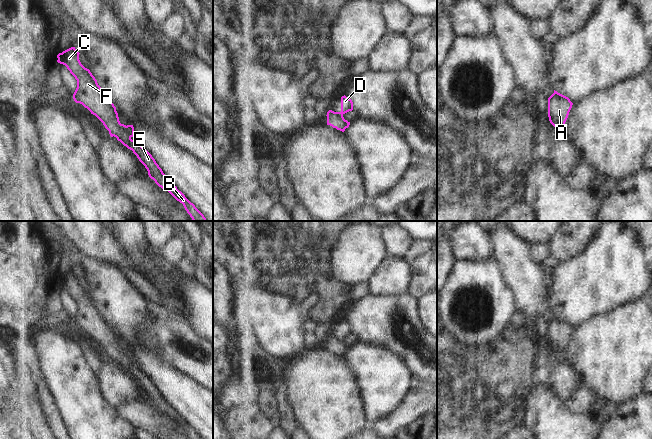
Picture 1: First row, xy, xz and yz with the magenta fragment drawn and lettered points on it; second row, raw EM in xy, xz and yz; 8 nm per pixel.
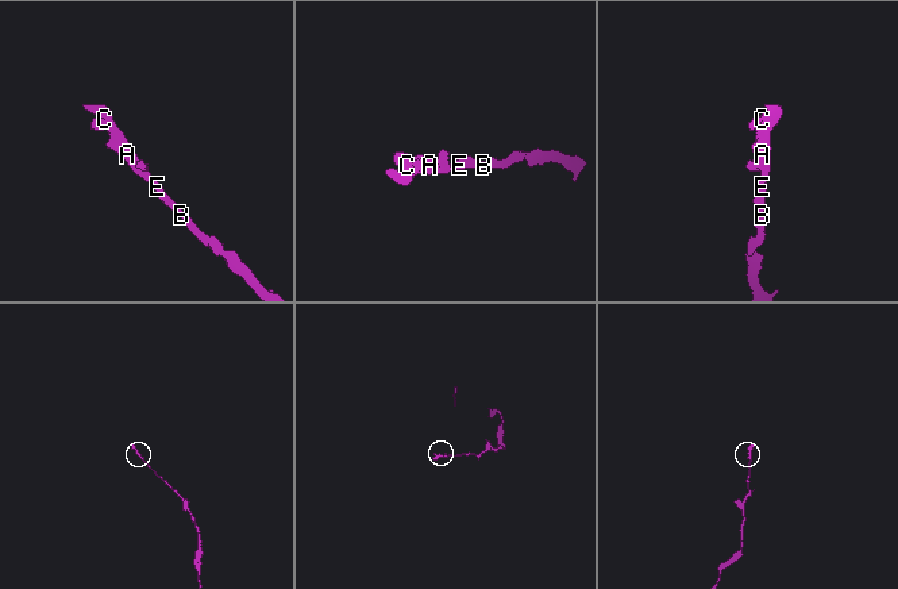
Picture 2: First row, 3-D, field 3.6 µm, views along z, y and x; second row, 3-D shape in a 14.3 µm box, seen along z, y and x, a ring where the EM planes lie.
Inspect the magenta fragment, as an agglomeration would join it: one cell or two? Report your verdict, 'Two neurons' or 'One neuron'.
One neuron

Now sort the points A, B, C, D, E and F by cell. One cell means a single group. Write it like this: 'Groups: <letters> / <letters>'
Groups: A B C D E F

